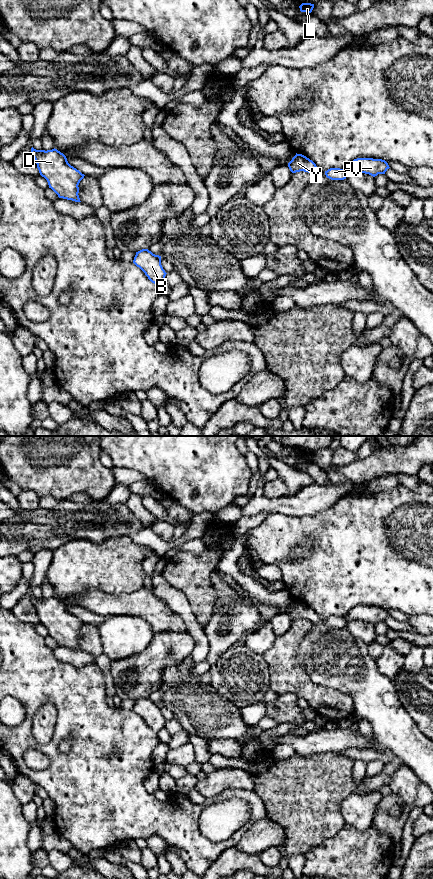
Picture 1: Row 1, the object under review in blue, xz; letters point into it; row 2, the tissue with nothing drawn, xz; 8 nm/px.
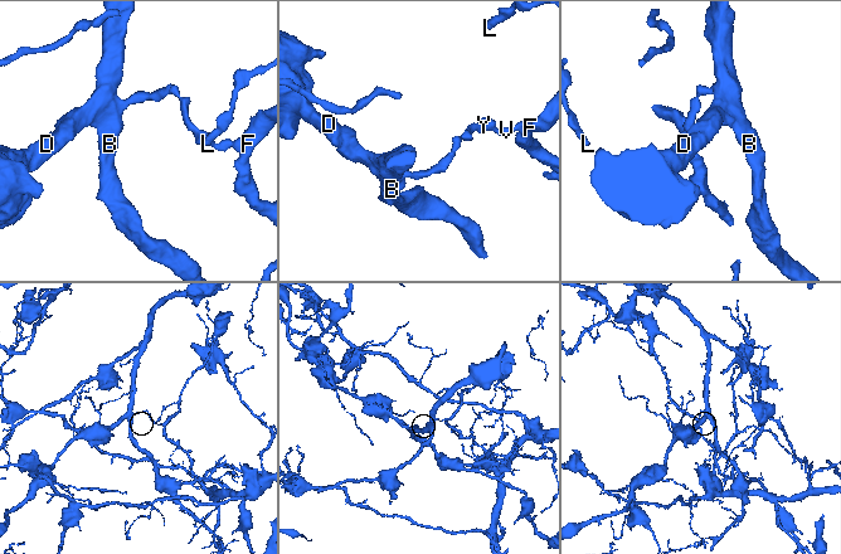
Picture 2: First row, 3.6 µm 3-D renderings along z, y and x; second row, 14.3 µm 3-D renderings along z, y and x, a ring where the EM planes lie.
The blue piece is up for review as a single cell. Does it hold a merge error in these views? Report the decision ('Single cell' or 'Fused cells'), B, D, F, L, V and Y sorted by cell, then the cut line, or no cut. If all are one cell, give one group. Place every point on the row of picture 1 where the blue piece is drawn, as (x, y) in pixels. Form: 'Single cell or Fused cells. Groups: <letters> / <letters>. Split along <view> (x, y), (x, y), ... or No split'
Fused cells. Groups: B D V Y / F L. Split along xz (344, 169), (347, 173)

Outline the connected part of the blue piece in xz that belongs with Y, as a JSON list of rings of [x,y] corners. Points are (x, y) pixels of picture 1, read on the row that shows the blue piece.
[[[297,154],[288,163],[288,167],[292,173],[304,171],[317,176],[321,173],[321,170],[316,166],[316,164],[302,154]]]

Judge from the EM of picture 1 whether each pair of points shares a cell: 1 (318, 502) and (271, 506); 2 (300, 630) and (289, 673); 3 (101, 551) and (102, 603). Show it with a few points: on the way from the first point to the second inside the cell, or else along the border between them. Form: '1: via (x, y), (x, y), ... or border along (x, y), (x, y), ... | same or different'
1: via (306, 502), (298, 505), (283, 505) | same
2: via (290, 641), (289, 662) | same
3: border along (125, 592), (111, 594), (89, 590), (79, 596) | different

